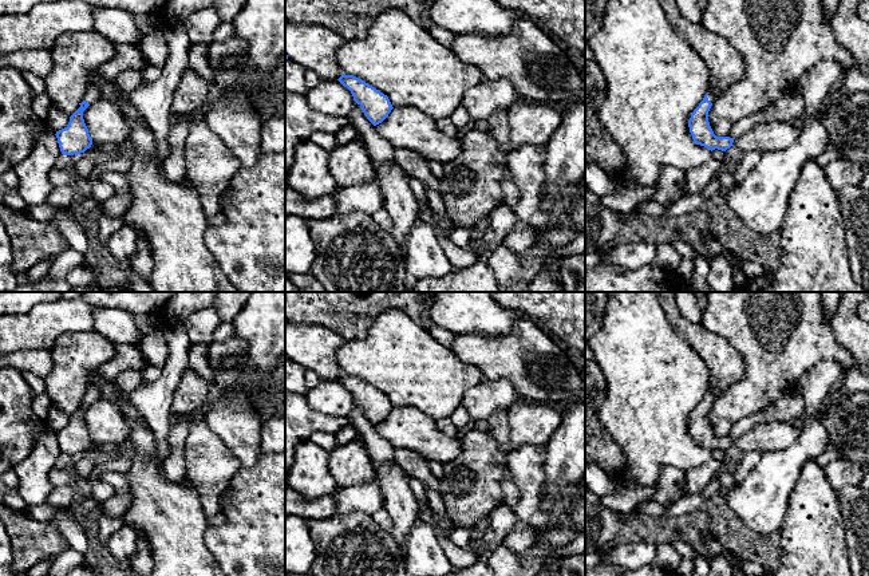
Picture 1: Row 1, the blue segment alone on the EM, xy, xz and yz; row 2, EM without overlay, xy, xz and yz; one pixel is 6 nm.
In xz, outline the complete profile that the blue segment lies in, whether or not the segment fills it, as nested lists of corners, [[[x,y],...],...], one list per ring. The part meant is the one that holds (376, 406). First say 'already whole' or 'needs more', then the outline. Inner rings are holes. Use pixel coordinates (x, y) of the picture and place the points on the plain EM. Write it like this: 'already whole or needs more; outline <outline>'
already whole; outline [[[345,374],[337,380],[351,391],[353,401],[362,406],[364,415],[374,426],[382,423],[394,409],[387,395],[364,380]]]

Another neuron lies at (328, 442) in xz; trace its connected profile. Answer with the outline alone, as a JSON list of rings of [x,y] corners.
[[[313,433],[309,435],[308,441],[319,445],[327,451],[332,451],[337,447],[336,435],[325,434],[325,433]]]

